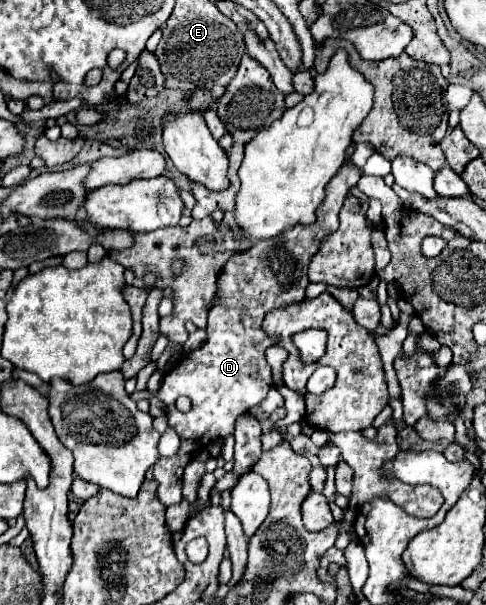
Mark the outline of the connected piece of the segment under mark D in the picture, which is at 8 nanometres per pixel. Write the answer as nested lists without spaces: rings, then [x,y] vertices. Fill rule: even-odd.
[[[342,166],[342,170],[326,186],[326,198],[318,208],[314,226],[292,226],[282,234],[282,242],[258,242],[250,250],[236,254],[222,268],[218,276],[216,302],[208,310],[208,340],[182,356],[182,360],[164,374],[162,386],[156,398],[166,404],[168,426],[182,438],[180,452],[172,458],[160,458],[152,468],[152,478],[158,482],[158,500],[166,506],[182,500],[182,470],[192,460],[198,448],[212,444],[218,438],[234,434],[234,422],[250,408],[258,406],[272,388],[272,370],[266,364],[264,352],[276,342],[262,332],[260,324],[266,312],[304,300],[308,282],[310,258],[318,252],[320,240],[338,230],[338,212],[348,190],[360,180],[362,172],[354,166]],[[178,396],[192,400],[192,410],[182,414],[174,402]]]

